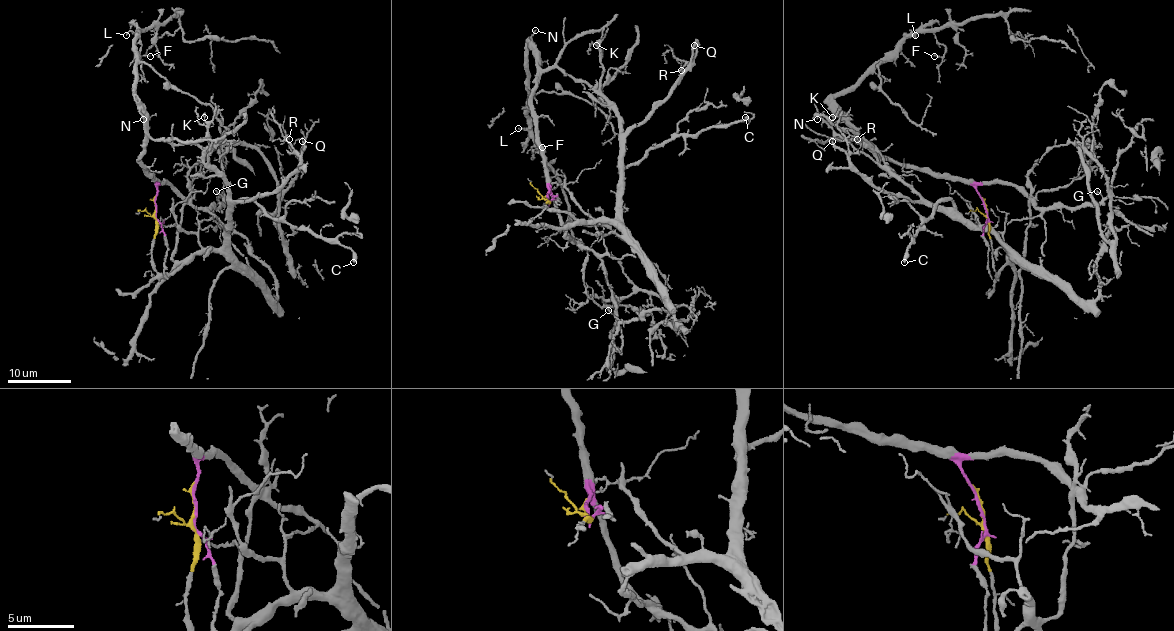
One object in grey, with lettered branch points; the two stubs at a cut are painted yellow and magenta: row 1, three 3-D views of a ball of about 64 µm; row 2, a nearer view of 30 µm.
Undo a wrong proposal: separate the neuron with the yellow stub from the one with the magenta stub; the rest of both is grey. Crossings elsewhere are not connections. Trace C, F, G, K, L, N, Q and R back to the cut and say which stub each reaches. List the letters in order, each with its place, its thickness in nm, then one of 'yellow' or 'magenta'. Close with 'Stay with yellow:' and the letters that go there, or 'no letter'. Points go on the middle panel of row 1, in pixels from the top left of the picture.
C: at (745, 117); 400 nm thick; yellow
F: at (542, 147); 120 nm thick; magenta
G: at (608, 310); 110 nm thick; magenta
K: at (596, 45); 140 nm thick; yellow
L: at (518, 128); 120 nm thick; magenta
N: at (535, 30); 150 nm thick; magenta
Q: at (694, 45); 150 nm thick; yellow
R: at (681, 70); 120 nm thick; yellow
Stay with yellow: C, K, Q, R

